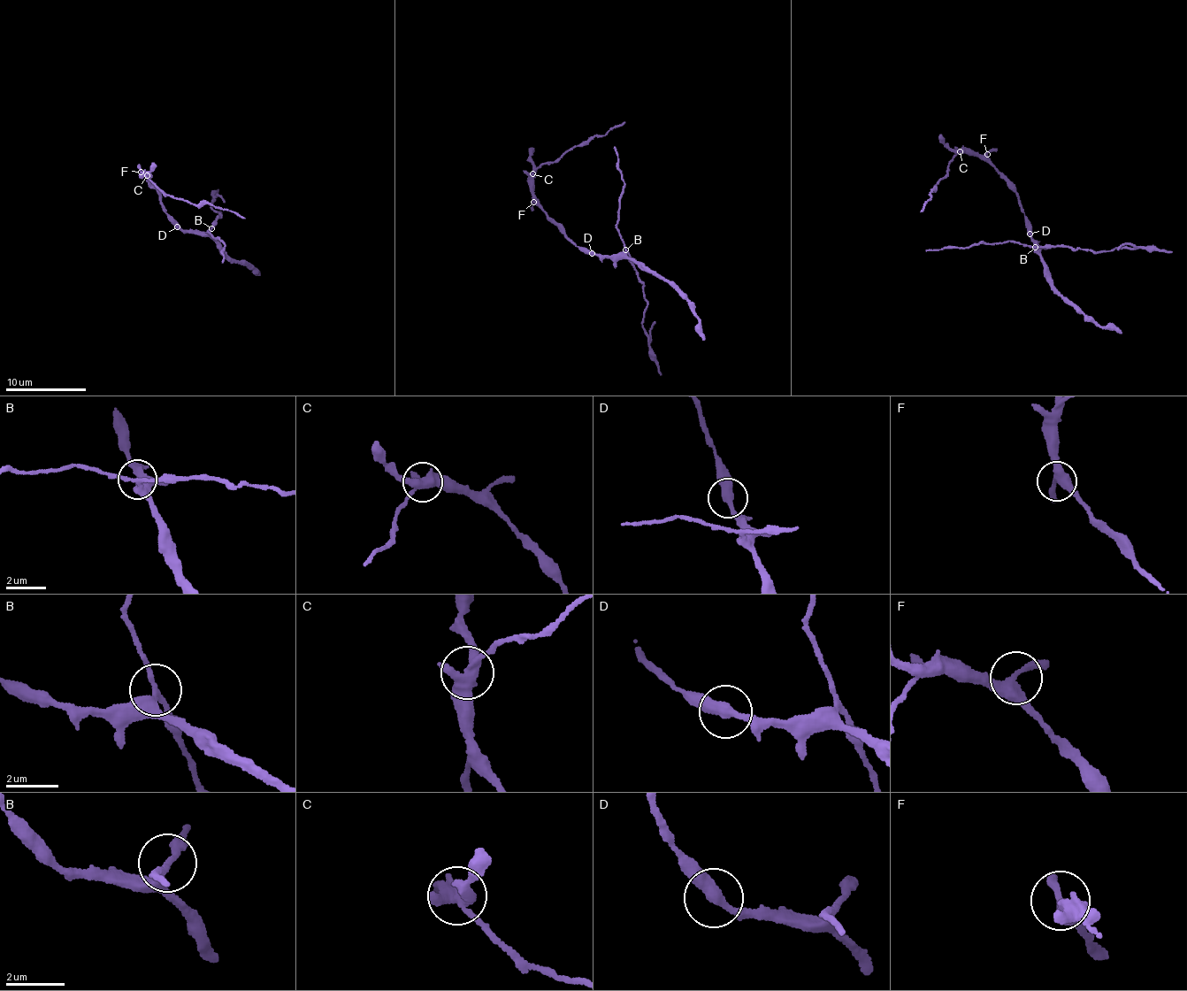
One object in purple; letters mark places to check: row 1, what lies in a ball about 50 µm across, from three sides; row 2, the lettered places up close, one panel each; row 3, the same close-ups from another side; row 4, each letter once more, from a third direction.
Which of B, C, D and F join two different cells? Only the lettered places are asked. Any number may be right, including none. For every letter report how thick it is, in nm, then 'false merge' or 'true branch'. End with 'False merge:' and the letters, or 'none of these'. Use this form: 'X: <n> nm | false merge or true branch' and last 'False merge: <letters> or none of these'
B: 180 nm | false merge
C: 400 nm | false merge
D: 380 nm | true branch
F: 340 nm | true branch
False merge: B, C

